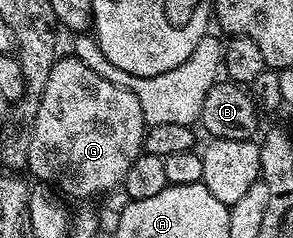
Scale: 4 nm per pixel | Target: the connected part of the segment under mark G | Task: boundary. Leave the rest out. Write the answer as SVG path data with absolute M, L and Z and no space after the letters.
M74 56L60 57L53 64L47 83L43 85L43 94L29 133L31 143L27 149L27 170L43 181L40 183L50 184L68 199L89 198L93 194L103 194L114 186L116 189L122 183L125 172L133 168L133 160L144 153L145 123L140 100L129 88L105 80Z

